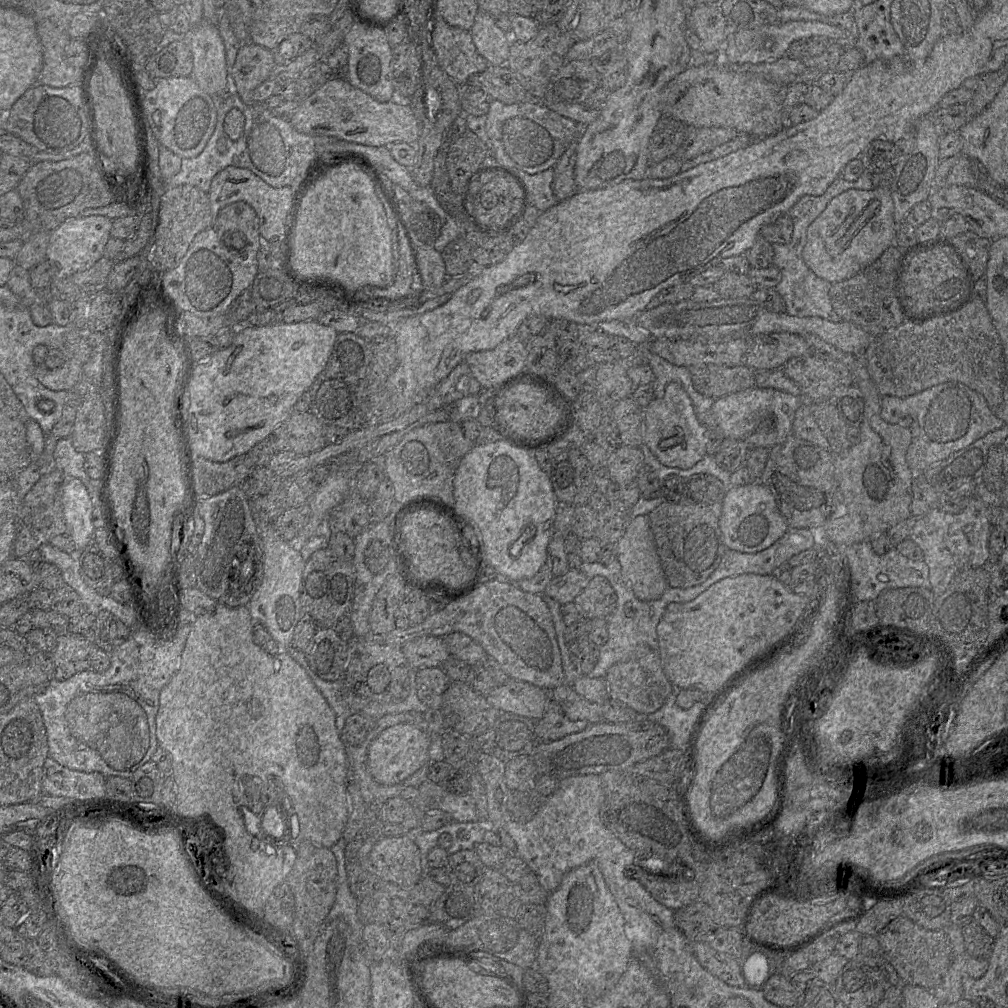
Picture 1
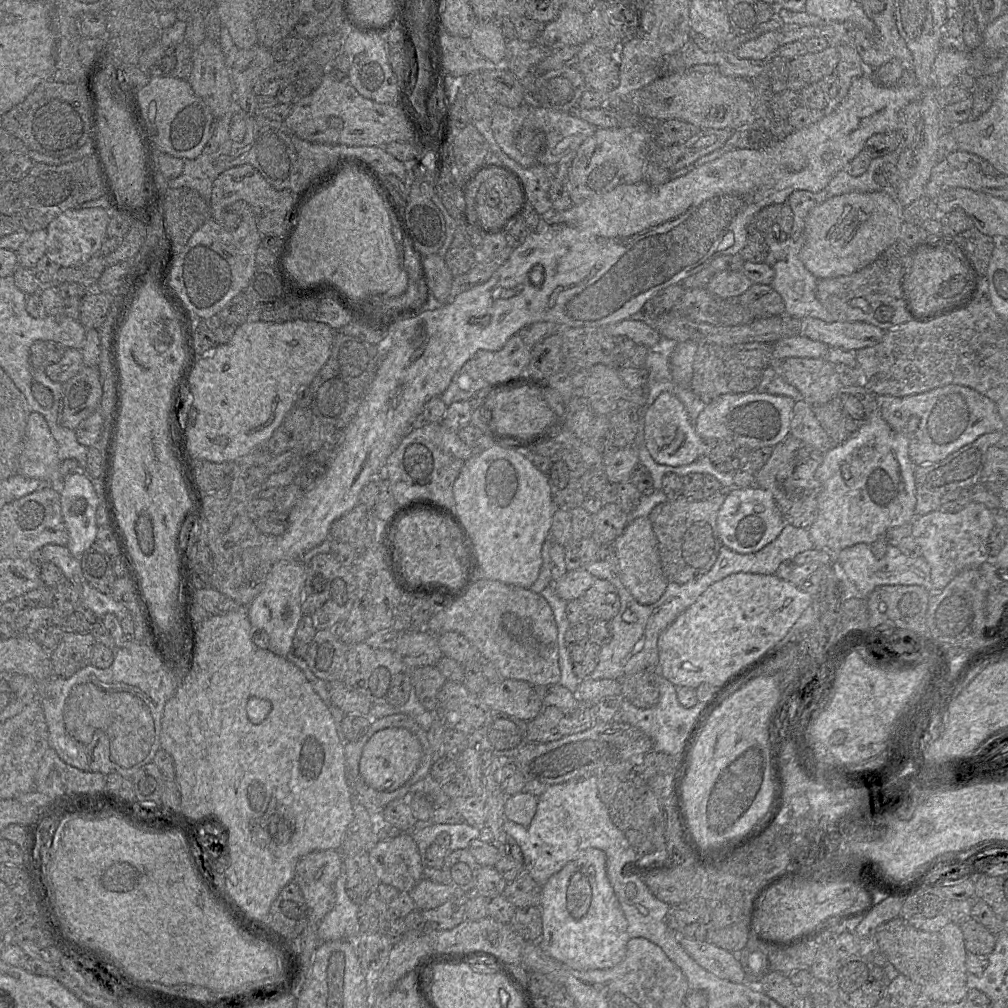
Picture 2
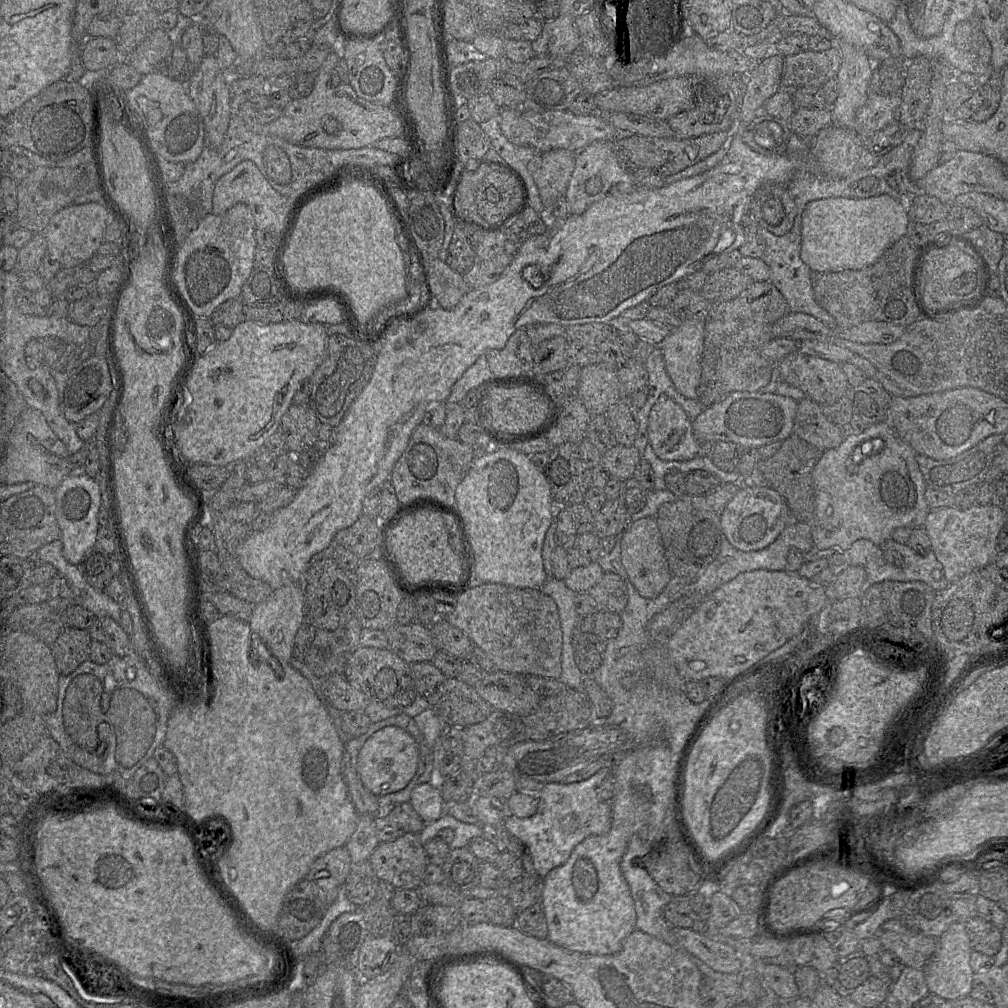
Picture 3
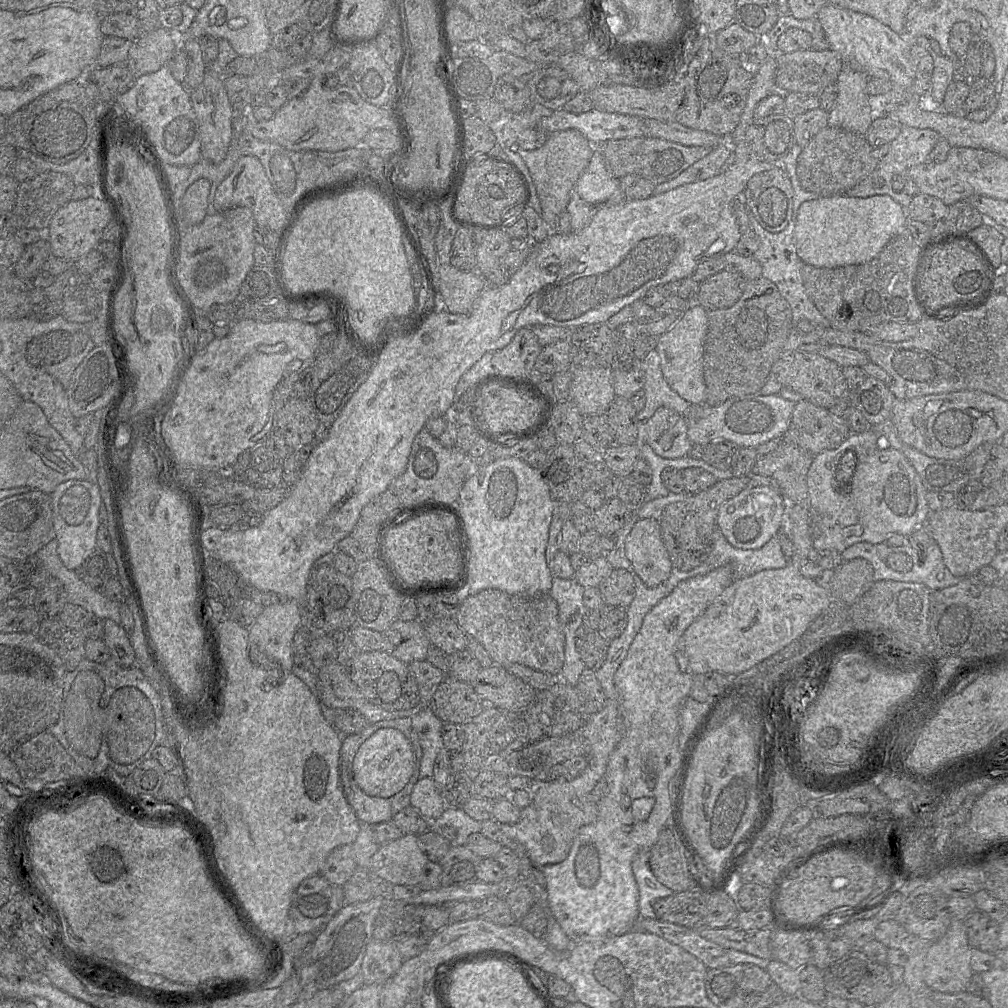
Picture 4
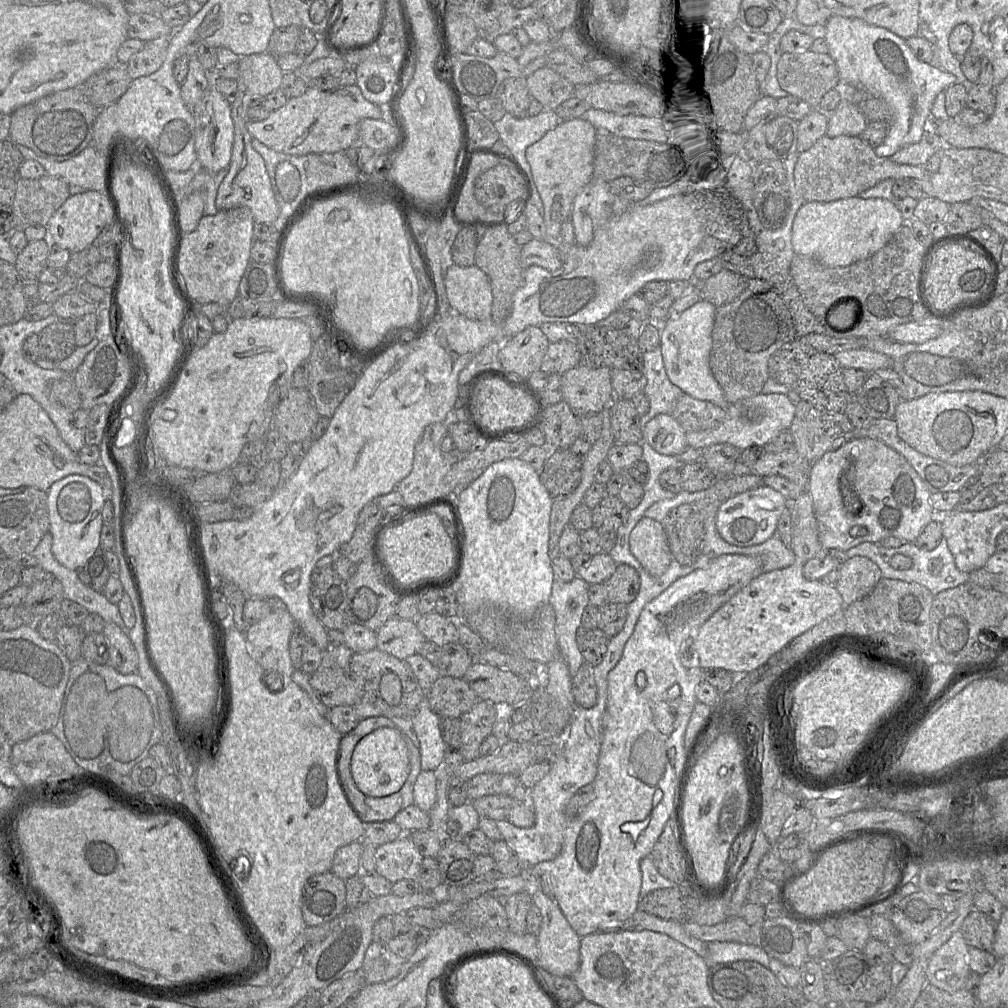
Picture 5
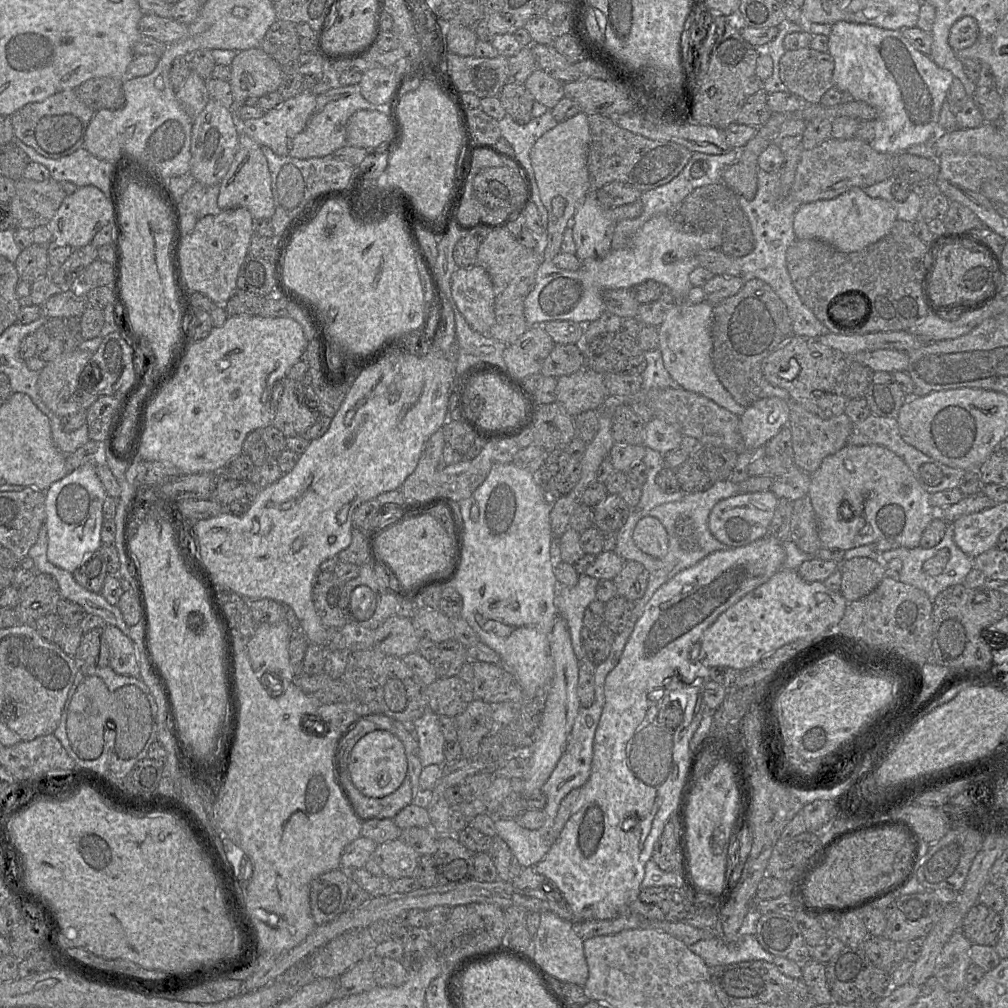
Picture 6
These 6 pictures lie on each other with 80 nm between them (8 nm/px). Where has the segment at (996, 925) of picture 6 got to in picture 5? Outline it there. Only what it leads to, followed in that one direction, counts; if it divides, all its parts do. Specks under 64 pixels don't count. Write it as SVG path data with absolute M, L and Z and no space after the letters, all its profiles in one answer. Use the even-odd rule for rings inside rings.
M973 909L963 921L960 930L970 948L993 952L998 931L997 921Z

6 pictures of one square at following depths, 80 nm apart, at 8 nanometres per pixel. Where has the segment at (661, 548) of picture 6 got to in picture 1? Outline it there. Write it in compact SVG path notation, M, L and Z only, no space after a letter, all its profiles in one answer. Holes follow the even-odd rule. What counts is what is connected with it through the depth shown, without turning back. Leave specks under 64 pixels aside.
M648 515L632 518L624 535L615 544L623 582L640 601L657 600L668 587L650 527Z

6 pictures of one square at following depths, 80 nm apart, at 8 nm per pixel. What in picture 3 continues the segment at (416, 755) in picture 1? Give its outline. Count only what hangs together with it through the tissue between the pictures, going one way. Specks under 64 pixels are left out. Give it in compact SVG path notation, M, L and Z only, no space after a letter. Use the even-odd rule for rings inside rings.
M384 727L374 732L361 747L356 772L370 793L383 796L406 787L416 772L417 762L418 751L412 736L399 727Z

